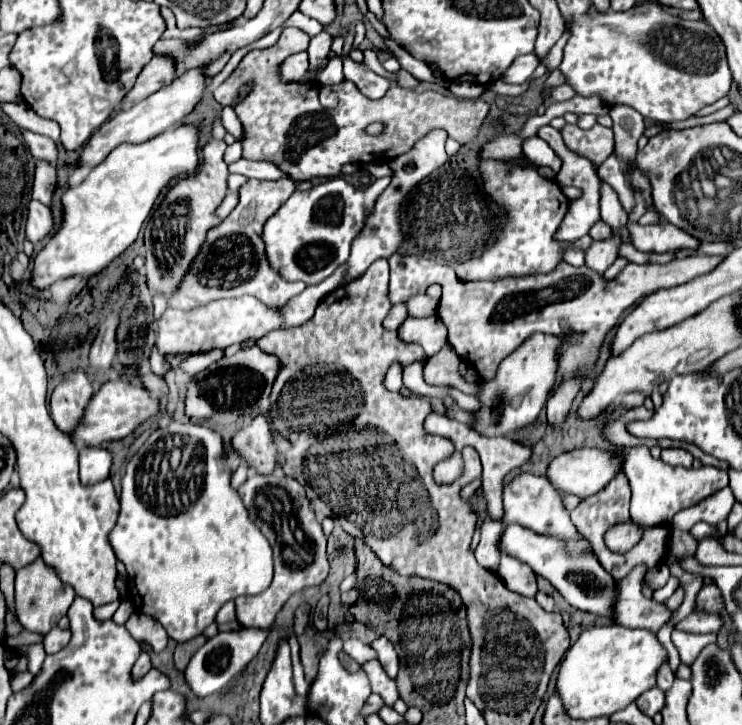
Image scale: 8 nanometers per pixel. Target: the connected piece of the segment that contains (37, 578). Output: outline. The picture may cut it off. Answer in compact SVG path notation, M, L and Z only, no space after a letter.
M42 558L16 572L16 612L20 624L28 632L48 634L54 626L58 626L60 618L66 616L74 598L74 590L68 584L60 584L58 576L54 576L54 570L46 566Z

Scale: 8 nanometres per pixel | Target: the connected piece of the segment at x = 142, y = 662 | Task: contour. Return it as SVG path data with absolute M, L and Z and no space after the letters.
M142 652L142 654L140 654L140 658L136 660L136 664L132 666L132 678L134 678L134 680L138 680L138 678L142 678L148 670L150 670L150 656Z

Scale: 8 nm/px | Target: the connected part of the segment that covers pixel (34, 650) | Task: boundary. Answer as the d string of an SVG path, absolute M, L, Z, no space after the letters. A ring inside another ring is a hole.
M42 644L24 646L24 648L18 648L18 652L28 656L28 670L30 670L32 674L38 674L40 668L42 668L42 662L44 662L44 658L46 658L46 652L44 652Z

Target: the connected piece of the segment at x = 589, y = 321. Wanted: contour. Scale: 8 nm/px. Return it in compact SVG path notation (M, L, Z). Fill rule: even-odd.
M394 254L390 256L390 300L406 302L416 294L424 294L430 284L440 284L442 306L438 306L438 316L448 328L448 342L462 360L476 368L482 380L494 378L500 362L520 344L524 344L526 338L530 338L534 332L562 338L586 334L586 344L570 344L570 340L562 342L562 348L558 350L558 378L550 390L552 394L566 378L576 376L580 370L584 370L584 378L592 374L606 334L618 326L620 316L640 298L648 296L650 292L674 288L690 282L696 276L708 274L722 260L724 256L686 256L664 266L638 266L630 262L614 280L606 280L602 274L586 266L576 268L562 262L548 274L462 282L448 266L440 266L418 256Z

